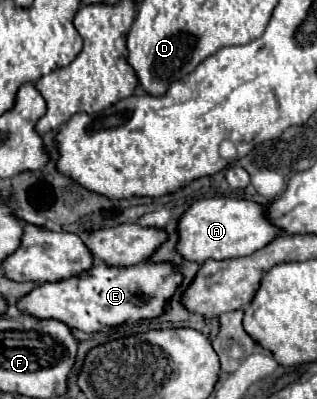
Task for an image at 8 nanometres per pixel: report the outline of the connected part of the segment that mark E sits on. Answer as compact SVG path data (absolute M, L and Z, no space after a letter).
M98 261L82 277L70 277L58 283L44 283L32 289L18 301L18 309L26 309L38 319L58 319L72 329L84 333L98 333L100 327L116 327L122 323L136 323L142 319L160 317L174 297L184 275L172 263L138 263L130 267L110 267Z

